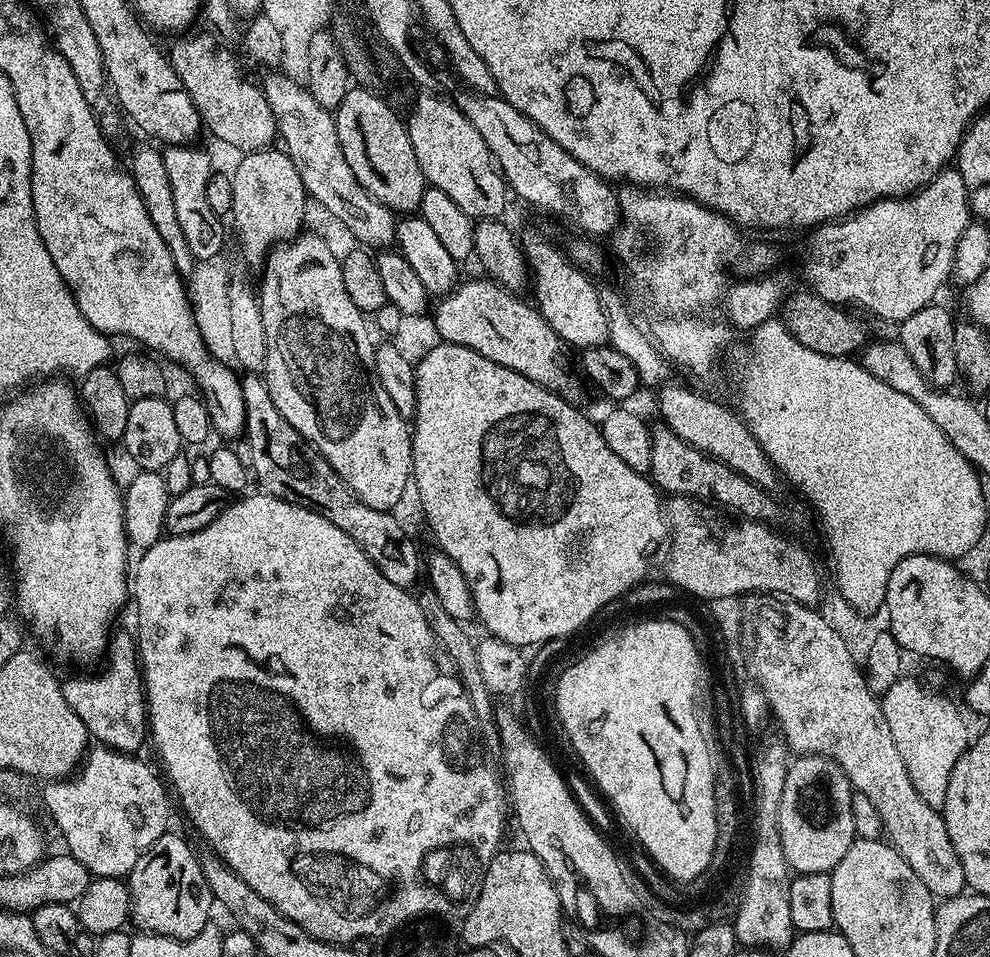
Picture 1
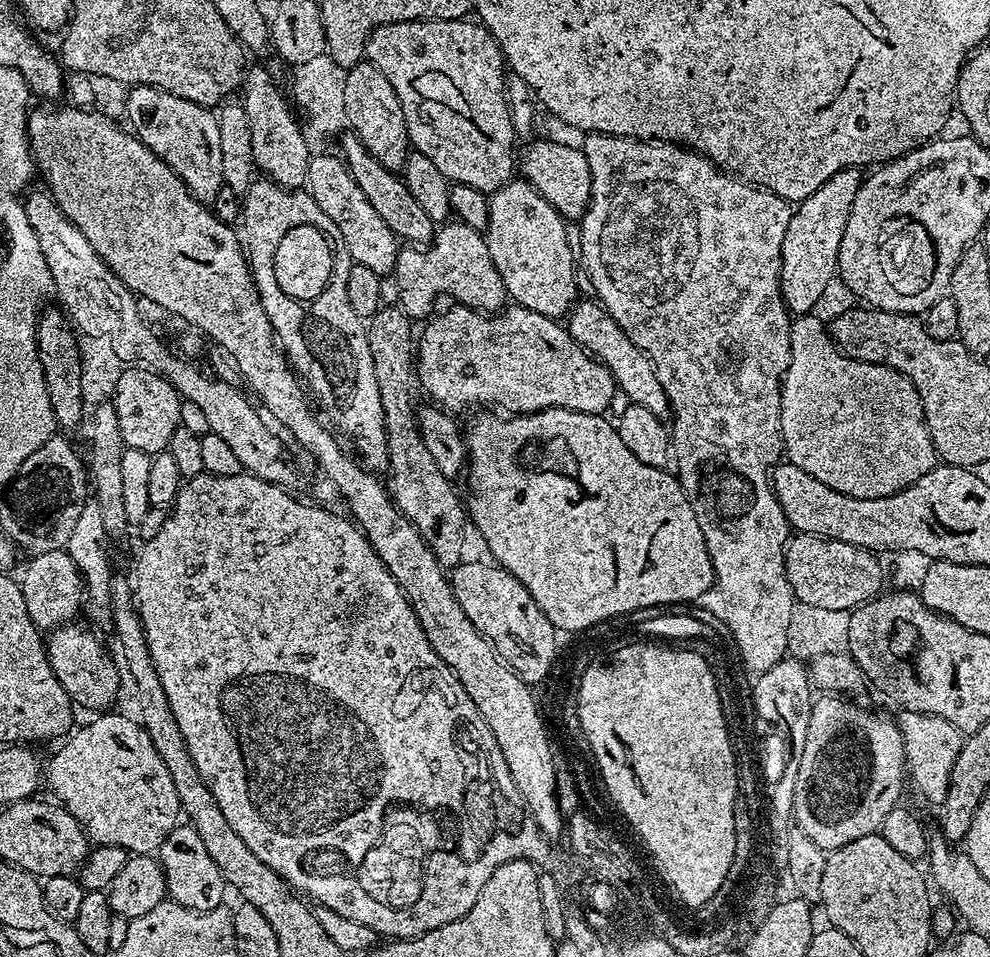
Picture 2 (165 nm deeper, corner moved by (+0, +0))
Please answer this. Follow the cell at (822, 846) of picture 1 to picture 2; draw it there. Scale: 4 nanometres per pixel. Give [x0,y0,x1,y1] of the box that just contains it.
[792,694,906,850]

